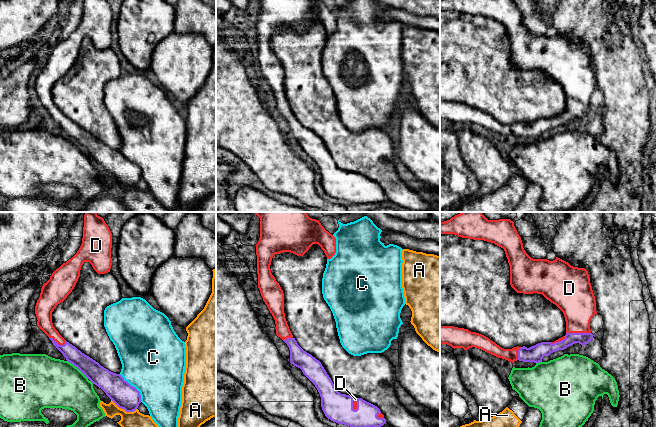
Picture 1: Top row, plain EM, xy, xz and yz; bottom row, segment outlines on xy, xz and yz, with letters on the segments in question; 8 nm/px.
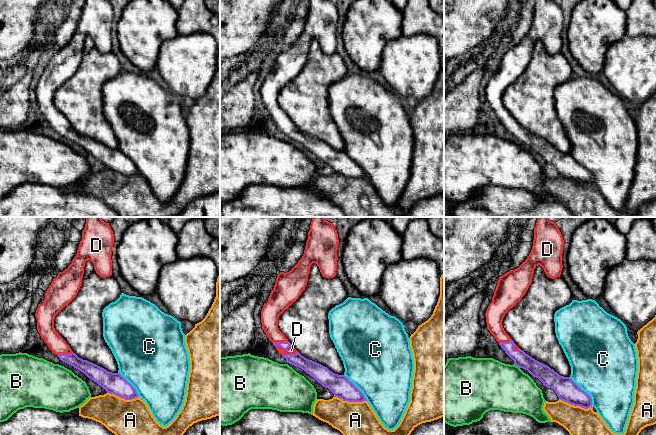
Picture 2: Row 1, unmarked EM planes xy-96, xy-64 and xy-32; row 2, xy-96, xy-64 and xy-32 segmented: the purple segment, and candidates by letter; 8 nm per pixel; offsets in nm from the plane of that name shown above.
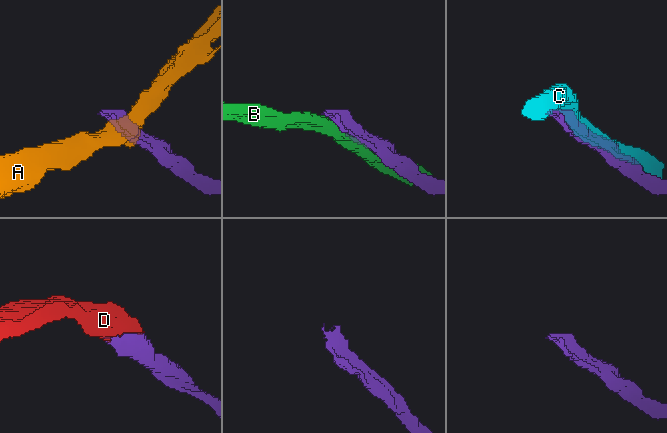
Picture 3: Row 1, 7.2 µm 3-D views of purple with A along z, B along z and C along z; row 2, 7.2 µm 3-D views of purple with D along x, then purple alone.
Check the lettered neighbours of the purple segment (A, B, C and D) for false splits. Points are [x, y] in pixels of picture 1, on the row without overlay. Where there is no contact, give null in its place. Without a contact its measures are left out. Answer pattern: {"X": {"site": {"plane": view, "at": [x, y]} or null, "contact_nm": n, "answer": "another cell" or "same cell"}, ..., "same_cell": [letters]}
{"A": {"site": {"plane": "xy", "at": [124, 185]}, "contact_nm": 220, "answer": "another cell"}, "B": {"site": {"plane": "xy", "at": [78, 144]}, "contact_nm": 220, "answer": "another cell"}, "C": {"site": {"plane": "xy", "at": [134, 163]}, "contact_nm": 280, "answer": "another cell"}, "D": {"site": {"plane": "yz", "at": [578, 109]}, "contact_nm": 200, "answer": "same cell"}, "same_cell": ["D"]}

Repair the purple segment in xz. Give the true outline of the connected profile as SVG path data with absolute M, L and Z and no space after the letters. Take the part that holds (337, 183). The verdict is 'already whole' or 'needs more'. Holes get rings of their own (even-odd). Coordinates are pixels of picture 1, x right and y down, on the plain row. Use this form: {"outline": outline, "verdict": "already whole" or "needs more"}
{"outline": "M260 0L260 14L256 22L258 64L263 77L267 81L276 100L276 111L289 123L290 139L300 144L303 150L315 161L320 173L321 183L325 192L333 198L344 200L352 204L381 203L386 199L380 185L363 176L336 166L334 160L322 142L321 138L311 130L304 127L293 113L287 100L284 89L284 69L279 59L271 49L270 41L275 30L290 28L297 32L303 32L313 20L318 20L324 27L327 35L331 35L336 29L336 14L330 10L321 0Z", "verdict": "needs more"}

